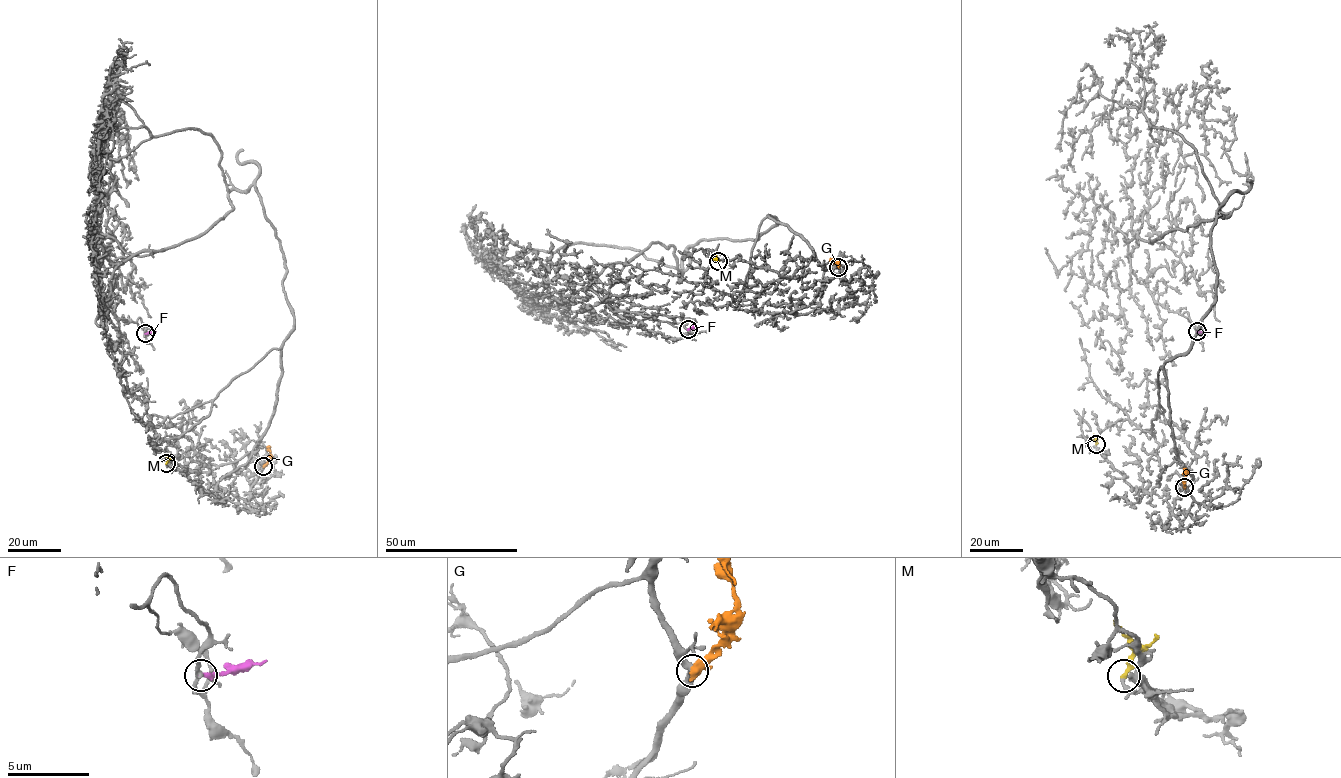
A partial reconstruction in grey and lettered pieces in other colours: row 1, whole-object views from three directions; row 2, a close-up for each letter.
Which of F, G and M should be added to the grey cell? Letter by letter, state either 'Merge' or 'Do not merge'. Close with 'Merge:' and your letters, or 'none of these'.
F: Do not merge
G: Do not merge
M: Merge
Merge: M

